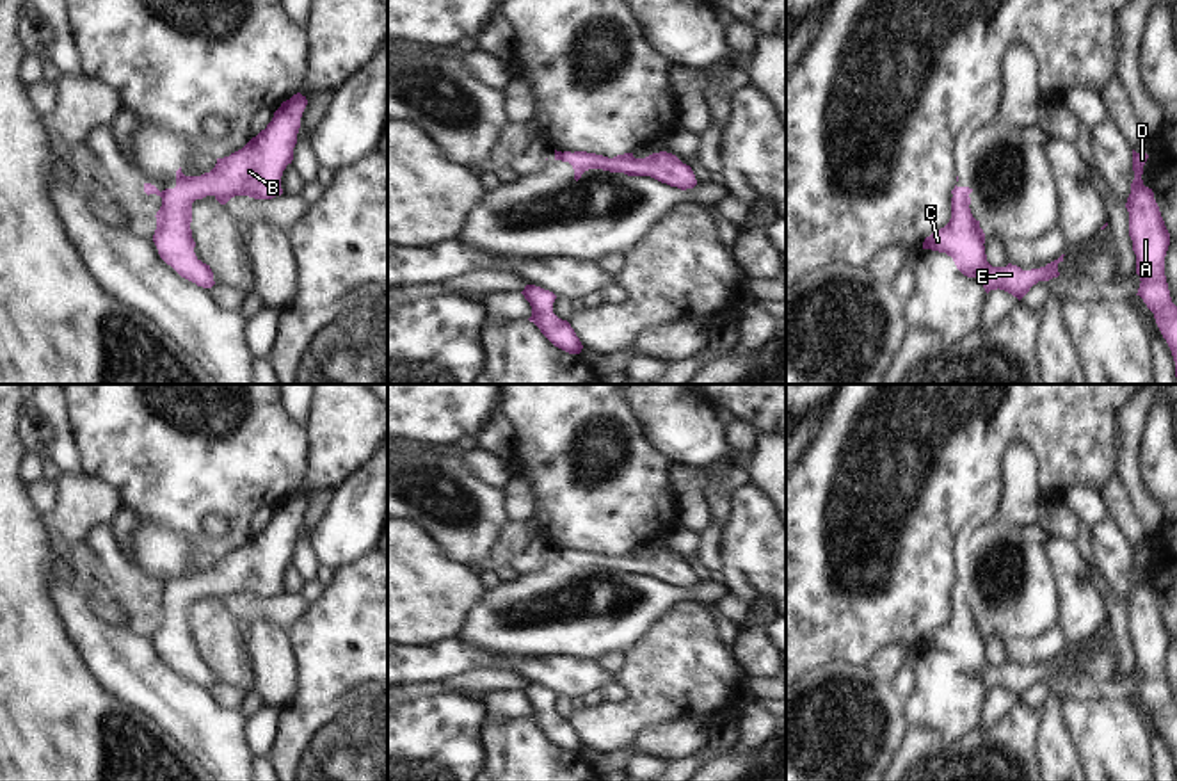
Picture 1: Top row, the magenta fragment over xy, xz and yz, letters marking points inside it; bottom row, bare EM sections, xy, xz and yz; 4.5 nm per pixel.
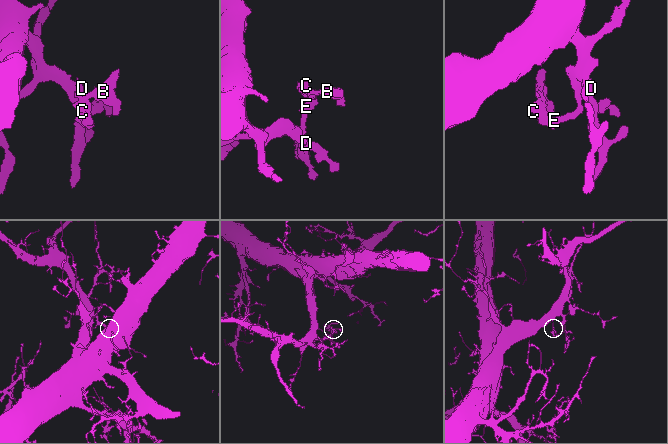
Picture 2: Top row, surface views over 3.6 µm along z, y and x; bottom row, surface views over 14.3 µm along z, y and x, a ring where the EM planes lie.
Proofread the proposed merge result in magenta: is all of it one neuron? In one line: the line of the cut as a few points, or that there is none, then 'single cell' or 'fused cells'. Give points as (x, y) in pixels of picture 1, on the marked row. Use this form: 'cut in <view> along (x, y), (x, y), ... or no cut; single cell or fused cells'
no cut; single cell

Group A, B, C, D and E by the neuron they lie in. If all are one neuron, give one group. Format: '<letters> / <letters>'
A B C D E

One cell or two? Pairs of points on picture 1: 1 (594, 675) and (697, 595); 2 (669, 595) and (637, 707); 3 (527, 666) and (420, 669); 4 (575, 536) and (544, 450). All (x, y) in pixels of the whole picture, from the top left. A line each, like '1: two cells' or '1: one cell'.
1: two cells
2: two cells
3: one cell
4: one cell

